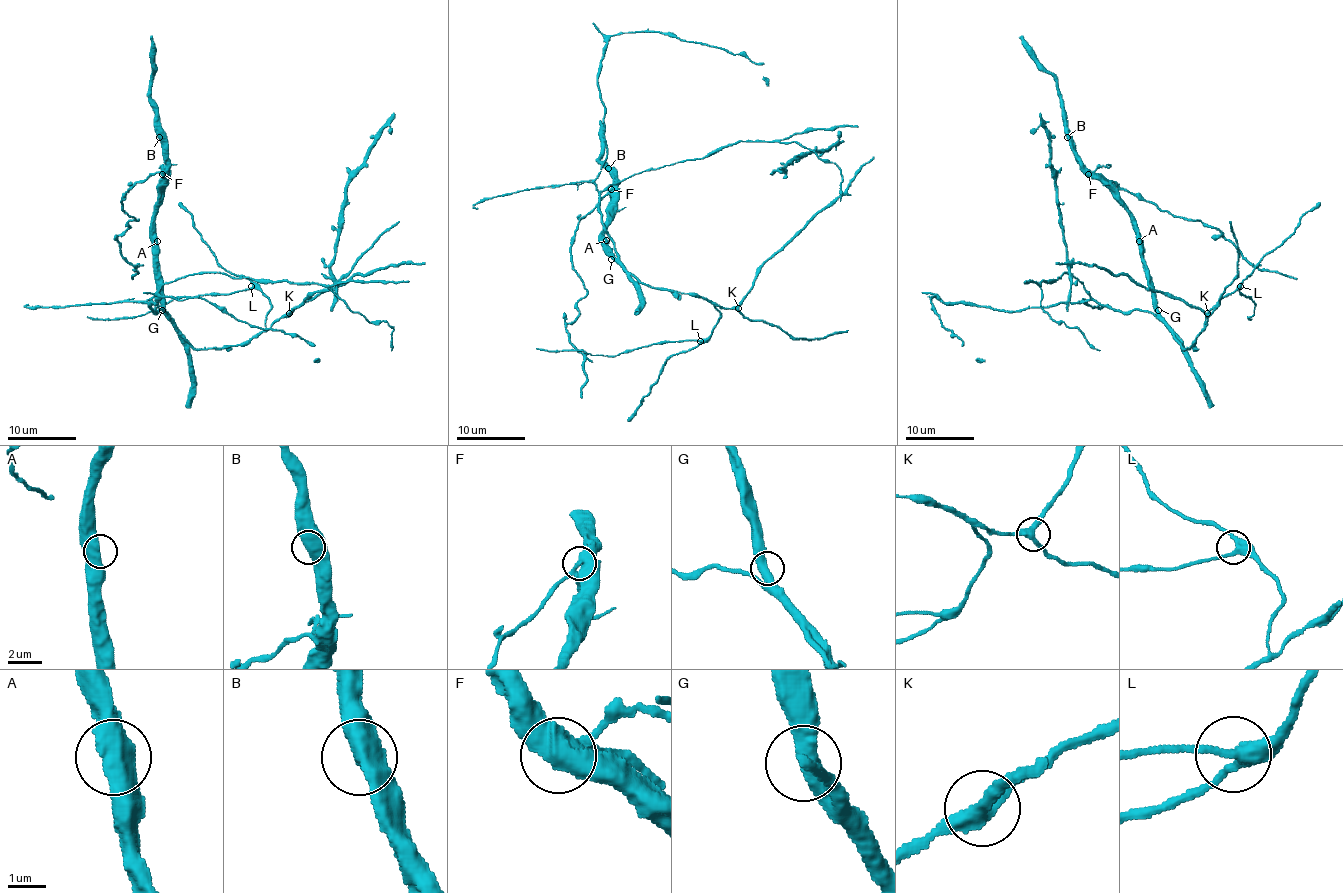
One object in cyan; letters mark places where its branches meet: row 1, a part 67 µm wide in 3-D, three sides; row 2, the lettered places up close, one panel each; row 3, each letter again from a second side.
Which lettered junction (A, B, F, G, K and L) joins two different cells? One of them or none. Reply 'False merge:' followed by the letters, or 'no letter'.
False merge: F

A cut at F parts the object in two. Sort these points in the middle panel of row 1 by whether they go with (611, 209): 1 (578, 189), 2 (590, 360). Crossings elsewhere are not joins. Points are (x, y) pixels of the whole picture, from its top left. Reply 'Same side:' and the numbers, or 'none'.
Same side: 1

